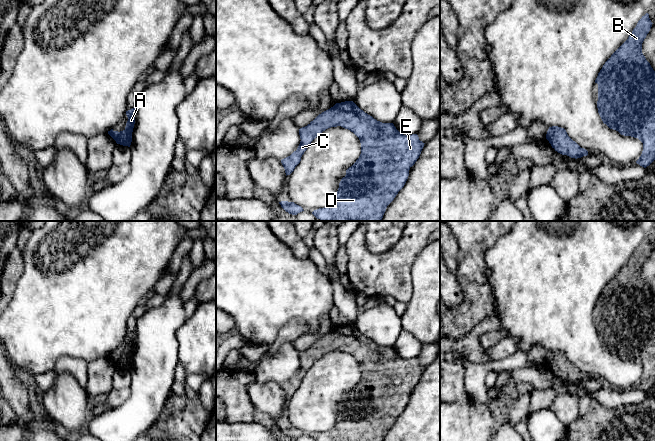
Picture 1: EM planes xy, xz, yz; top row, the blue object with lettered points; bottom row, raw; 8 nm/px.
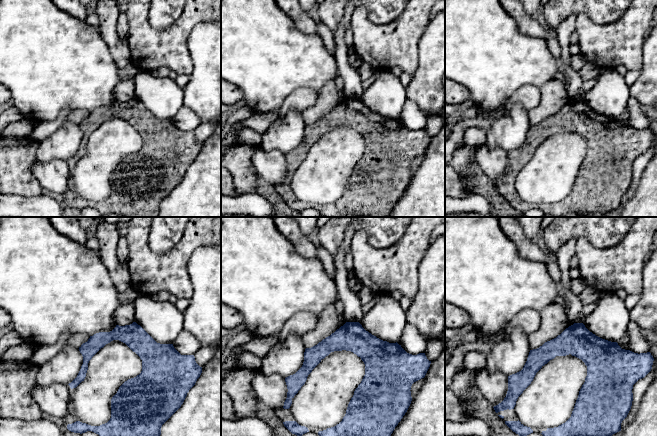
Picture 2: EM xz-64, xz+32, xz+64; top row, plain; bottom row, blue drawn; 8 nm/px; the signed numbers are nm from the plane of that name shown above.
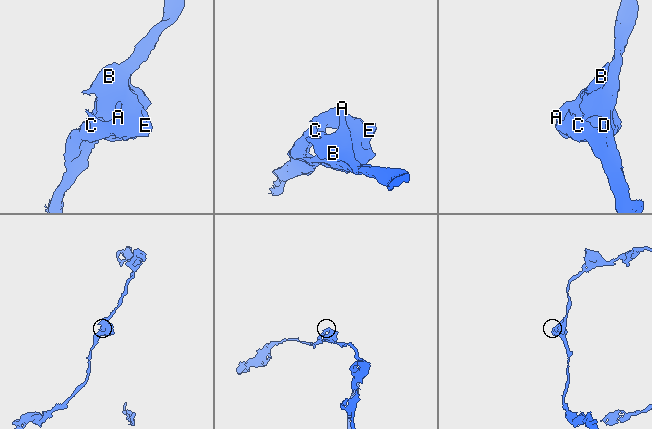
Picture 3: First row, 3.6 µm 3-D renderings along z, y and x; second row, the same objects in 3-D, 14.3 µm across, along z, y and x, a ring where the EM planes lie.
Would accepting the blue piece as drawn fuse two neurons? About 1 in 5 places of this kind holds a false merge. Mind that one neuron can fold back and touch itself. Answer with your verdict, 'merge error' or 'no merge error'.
no merge error

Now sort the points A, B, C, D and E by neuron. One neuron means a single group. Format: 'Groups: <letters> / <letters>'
Groups: A B C D E

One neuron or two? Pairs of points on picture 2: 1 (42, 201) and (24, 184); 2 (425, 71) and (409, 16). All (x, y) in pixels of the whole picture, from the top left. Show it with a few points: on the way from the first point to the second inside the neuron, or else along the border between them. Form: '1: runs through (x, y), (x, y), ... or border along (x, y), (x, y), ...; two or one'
1: border along (41, 193), (35, 196), (14, 195); two
2: border along (427, 23), (418, 42), (418, 66), (416, 68); two

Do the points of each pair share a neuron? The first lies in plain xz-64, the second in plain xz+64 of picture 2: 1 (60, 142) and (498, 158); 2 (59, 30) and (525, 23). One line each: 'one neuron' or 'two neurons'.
1: two neurons
2: two neurons

